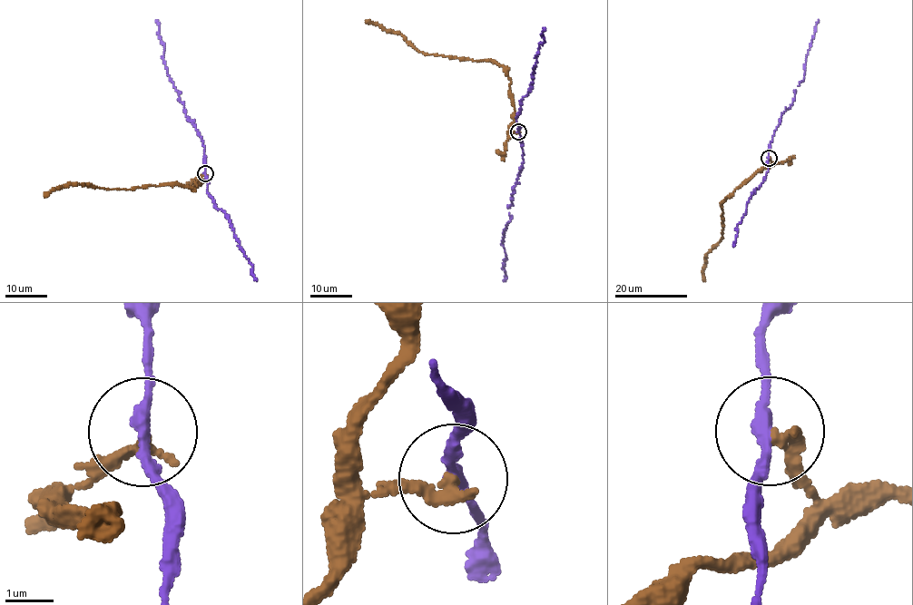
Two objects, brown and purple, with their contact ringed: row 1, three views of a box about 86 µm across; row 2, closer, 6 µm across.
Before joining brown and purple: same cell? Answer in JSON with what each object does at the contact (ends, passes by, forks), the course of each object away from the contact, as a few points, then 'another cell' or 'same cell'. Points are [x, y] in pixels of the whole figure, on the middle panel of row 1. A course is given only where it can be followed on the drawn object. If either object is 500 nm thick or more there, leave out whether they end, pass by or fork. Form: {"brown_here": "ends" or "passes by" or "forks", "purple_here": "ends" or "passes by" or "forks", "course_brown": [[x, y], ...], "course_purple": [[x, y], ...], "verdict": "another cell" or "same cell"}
{"brown_here": "ends", "purple_here": "passes by", "course_brown": [[518, 131], [510, 131], [515, 111], [505, 68], [491, 60], [475, 62], [424, 54], [398, 33], [365, 22]], "course_purple": [[518, 131], [523, 162], [513, 187], [511, 219], [503, 234], [506, 255], [504, 280]], "verdict": "another cell"}

